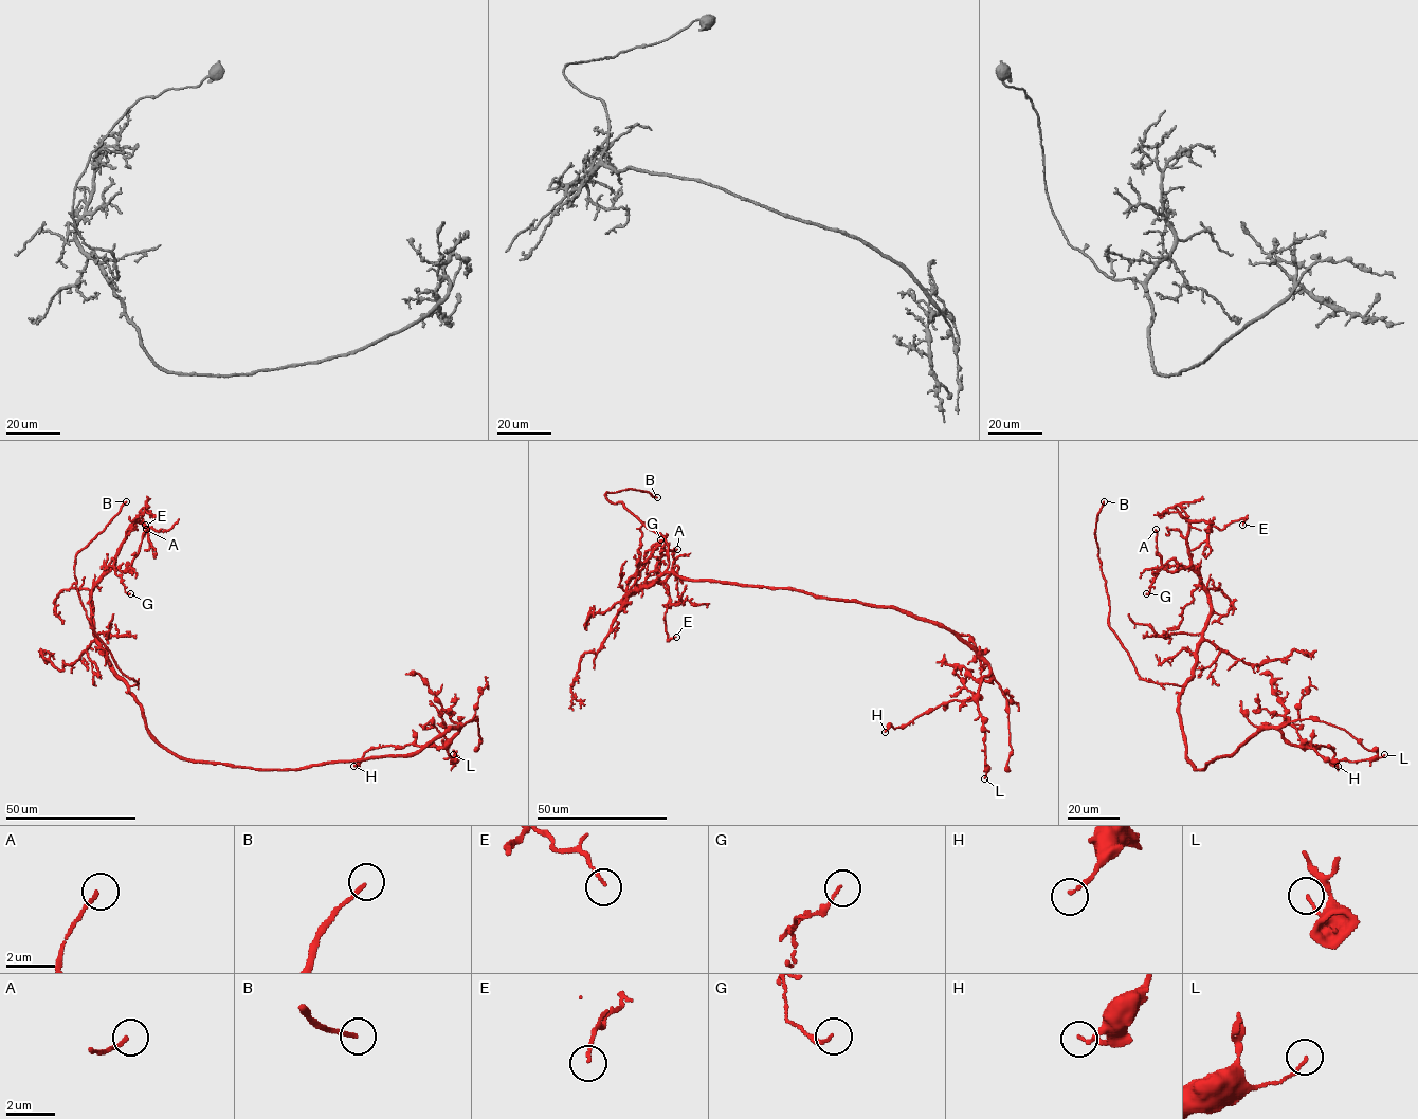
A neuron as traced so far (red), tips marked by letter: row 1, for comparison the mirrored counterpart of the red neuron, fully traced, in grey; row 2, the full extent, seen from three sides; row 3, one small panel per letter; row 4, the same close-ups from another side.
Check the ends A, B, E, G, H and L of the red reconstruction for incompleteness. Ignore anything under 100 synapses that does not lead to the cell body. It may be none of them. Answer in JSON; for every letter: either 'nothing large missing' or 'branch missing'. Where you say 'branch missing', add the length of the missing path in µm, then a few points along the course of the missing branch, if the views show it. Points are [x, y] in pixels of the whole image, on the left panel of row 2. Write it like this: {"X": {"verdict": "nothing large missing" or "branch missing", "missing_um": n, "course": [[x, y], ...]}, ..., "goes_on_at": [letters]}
{"A": {"verdict": "nothing large missing"}, "B": {"verdict": "branch missing", "missing_um": 20, "course": [[126, 501], [162, 475]]}, "E": {"verdict": "nothing large missing"}, "G": {"verdict": "nothing large missing"}, "H": {"verdict": "nothing large missing"}, "L": {"verdict": "nothing large missing"}, "goes_on_at": ["B"]}

